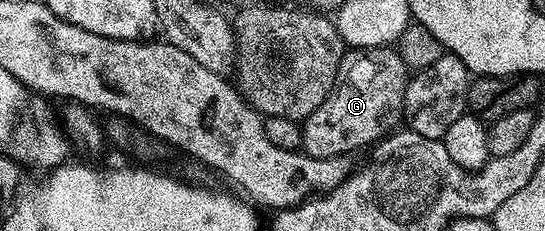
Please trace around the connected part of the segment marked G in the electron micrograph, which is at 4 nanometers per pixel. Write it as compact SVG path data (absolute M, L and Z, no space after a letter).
M348 48L341 59L338 84L331 94L302 122L302 148L310 157L347 157L358 149L366 150L383 140L403 121L403 104L409 80L409 70L394 48Z

